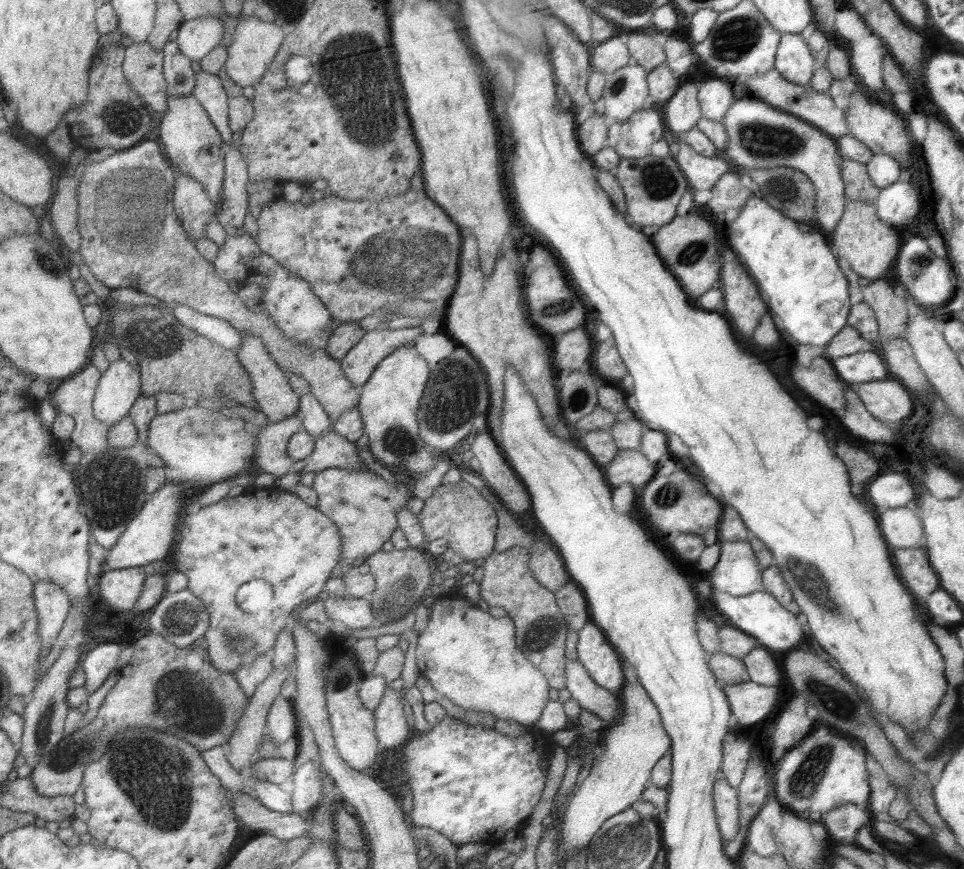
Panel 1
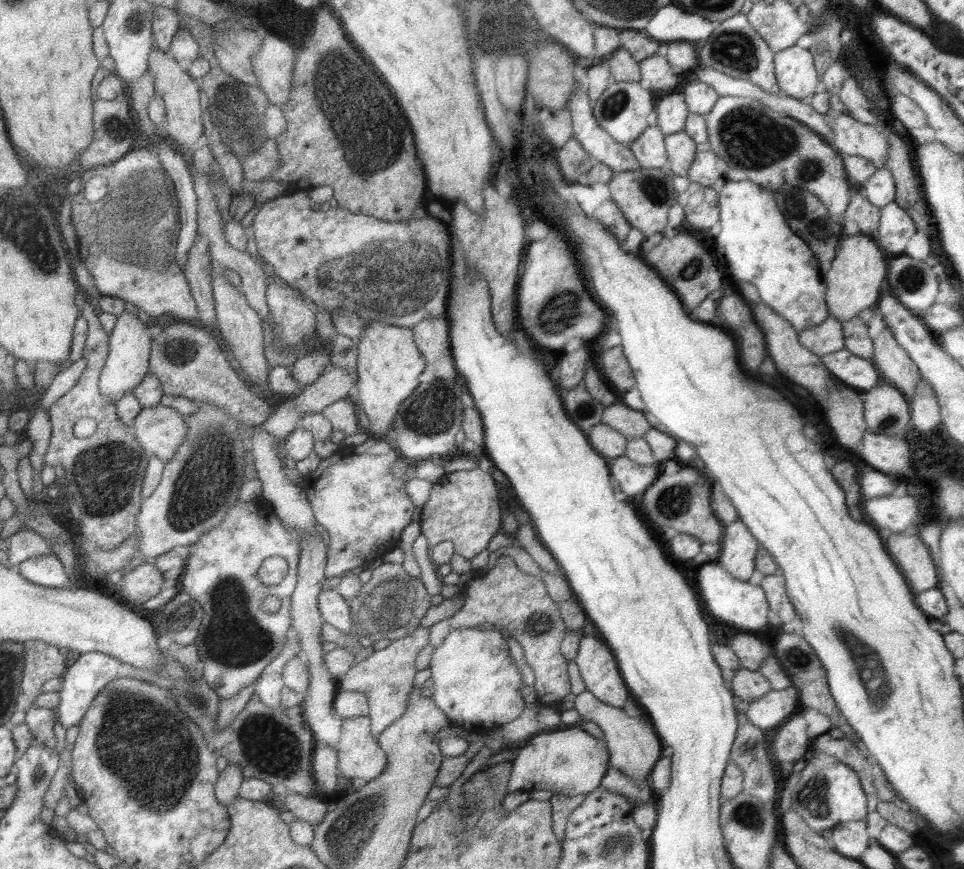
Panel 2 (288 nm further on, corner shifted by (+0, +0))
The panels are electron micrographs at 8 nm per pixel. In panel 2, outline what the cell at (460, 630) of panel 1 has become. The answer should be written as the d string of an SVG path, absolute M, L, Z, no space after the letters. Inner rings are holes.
M457 628L445 636L441 646L433 650L431 662L433 702L451 720L453 726L469 734L483 734L513 722L527 704L519 696L523 678L509 656L505 632Z

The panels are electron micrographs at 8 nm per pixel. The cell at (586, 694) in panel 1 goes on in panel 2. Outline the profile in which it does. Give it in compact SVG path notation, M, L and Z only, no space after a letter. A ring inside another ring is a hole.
M589 690L575 696L573 708L579 712L583 722L593 722L603 730L603 734L605 734L603 740L609 750L609 764L613 766L613 770L619 770L621 774L631 778L637 786L649 784L649 776L651 776L657 760L661 758L661 750L663 750L663 744L661 744L653 724L645 716L639 716L639 718L625 716L625 712L621 708L603 704Z

